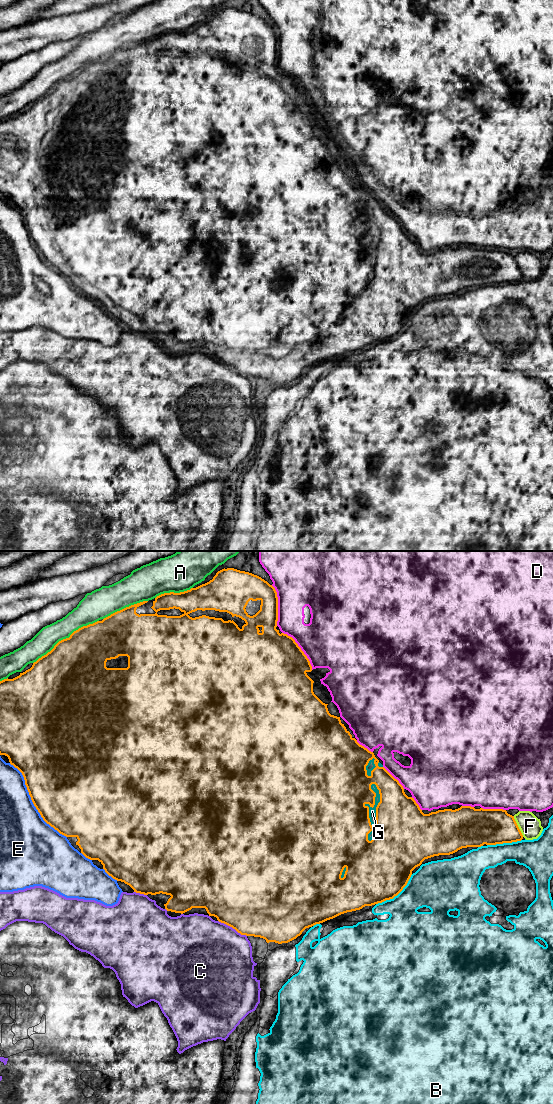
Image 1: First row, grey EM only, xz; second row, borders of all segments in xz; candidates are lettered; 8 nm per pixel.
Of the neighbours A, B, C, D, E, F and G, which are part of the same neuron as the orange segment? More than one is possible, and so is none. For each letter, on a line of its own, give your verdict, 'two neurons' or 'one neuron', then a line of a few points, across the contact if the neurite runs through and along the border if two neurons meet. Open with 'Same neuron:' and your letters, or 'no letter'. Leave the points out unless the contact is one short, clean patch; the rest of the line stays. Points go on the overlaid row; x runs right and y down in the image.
Same neuron: G
A: two neurons
B: two neurons
C: two neurons
D: two neurons
E: two neurons
F: two neurons
G: one neuron

